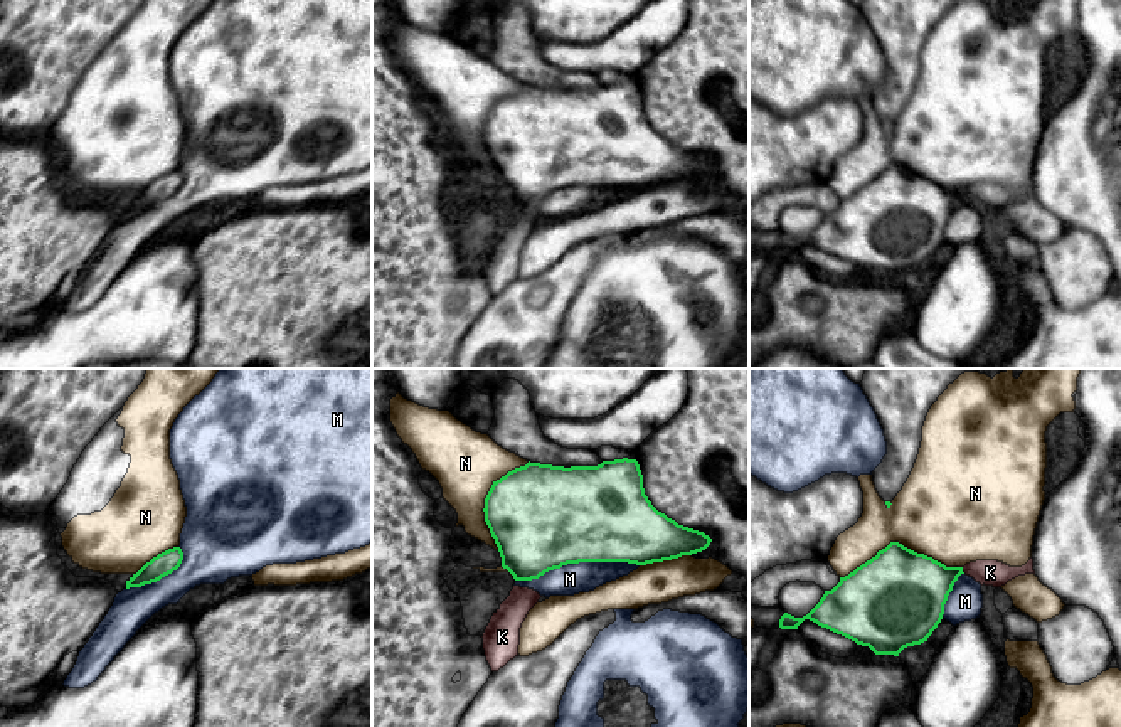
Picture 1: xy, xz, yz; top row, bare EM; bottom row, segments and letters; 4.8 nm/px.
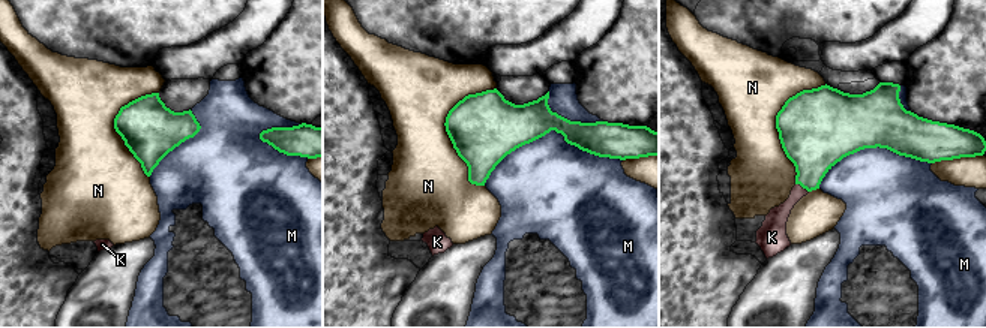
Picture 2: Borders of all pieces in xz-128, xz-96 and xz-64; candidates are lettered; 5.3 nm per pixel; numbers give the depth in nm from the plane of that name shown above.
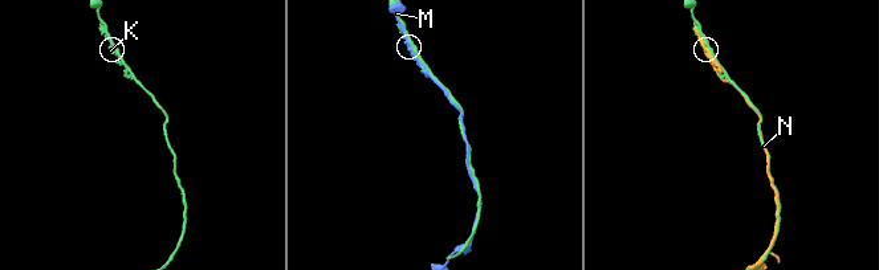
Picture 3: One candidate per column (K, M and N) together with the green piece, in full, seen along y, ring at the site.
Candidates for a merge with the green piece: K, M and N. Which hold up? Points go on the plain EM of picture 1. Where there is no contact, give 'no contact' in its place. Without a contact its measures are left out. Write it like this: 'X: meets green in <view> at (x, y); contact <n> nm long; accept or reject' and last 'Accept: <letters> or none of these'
K: meets green in yz at (961, 194); contact 40 nm long; accept
M: meets green in xz at (576, 185); contact 600 nm long; reject
N: meets green in yz at (901, 167); contact 600 nm long; reject
Accept: K

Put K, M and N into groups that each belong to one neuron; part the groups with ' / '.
K / M / N

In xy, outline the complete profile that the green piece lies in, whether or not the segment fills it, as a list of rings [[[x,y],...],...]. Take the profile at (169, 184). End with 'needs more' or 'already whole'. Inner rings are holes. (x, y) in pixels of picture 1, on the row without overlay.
[[[173,170],[158,177],[126,204],[126,212],[141,210],[145,207],[160,204],[162,200],[177,194],[182,183],[183,175],[180,170]]] | already whole

